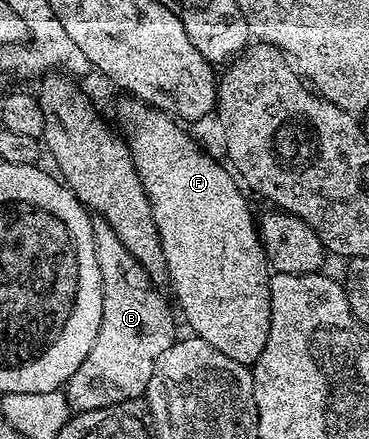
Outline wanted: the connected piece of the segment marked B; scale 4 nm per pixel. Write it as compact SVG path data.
M102 219L93 220L92 234L98 271L102 275L102 323L98 327L98 339L94 339L94 347L90 347L90 355L82 359L82 367L74 371L67 383L69 406L75 401L97 405L114 401L98 397L120 399L138 393L144 383L150 381L150 375L154 375L154 363L158 363L160 356L178 339L169 298L164 298L156 290L159 288L150 280L138 259L126 251L122 239L114 235L110 223Z

